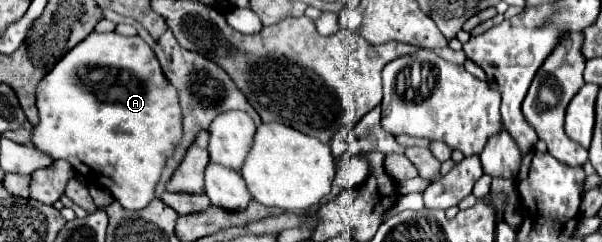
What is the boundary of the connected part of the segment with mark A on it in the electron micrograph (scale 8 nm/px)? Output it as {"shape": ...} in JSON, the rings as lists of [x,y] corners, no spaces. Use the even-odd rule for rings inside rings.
{"shape":[[[91,32],[81,44],[77,44],[77,48],[73,48],[71,52],[67,52],[61,62],[49,72],[49,76],[45,76],[39,86],[37,86],[37,108],[39,108],[39,124],[33,130],[33,144],[35,148],[39,148],[41,152],[47,152],[47,156],[53,156],[55,160],[67,160],[75,172],[79,172],[81,176],[87,178],[87,184],[91,186],[99,186],[103,190],[109,190],[113,194],[113,198],[123,204],[127,210],[139,210],[145,208],[153,198],[155,198],[155,186],[165,170],[165,164],[169,160],[169,156],[173,156],[175,148],[181,142],[181,104],[177,100],[177,90],[173,88],[173,84],[169,84],[169,80],[165,80],[165,74],[161,72],[161,64],[159,60],[153,56],[153,50],[139,38],[139,36],[119,36],[117,32],[107,32],[107,34],[97,34]]]}

